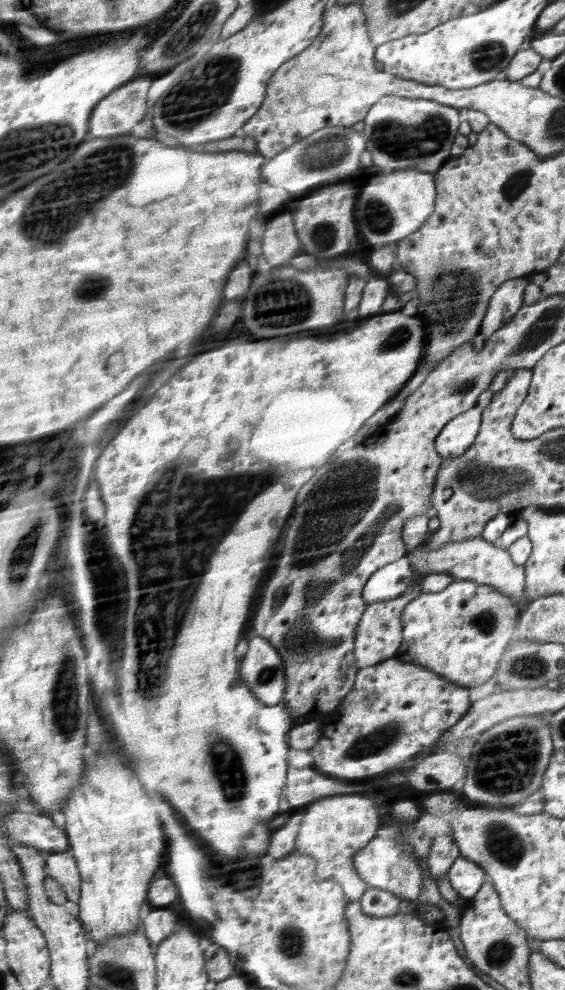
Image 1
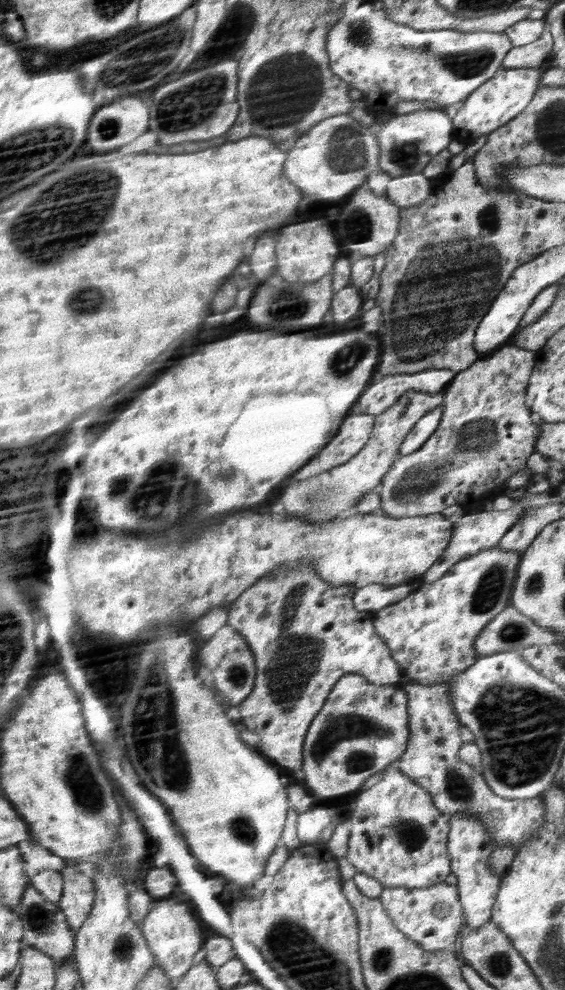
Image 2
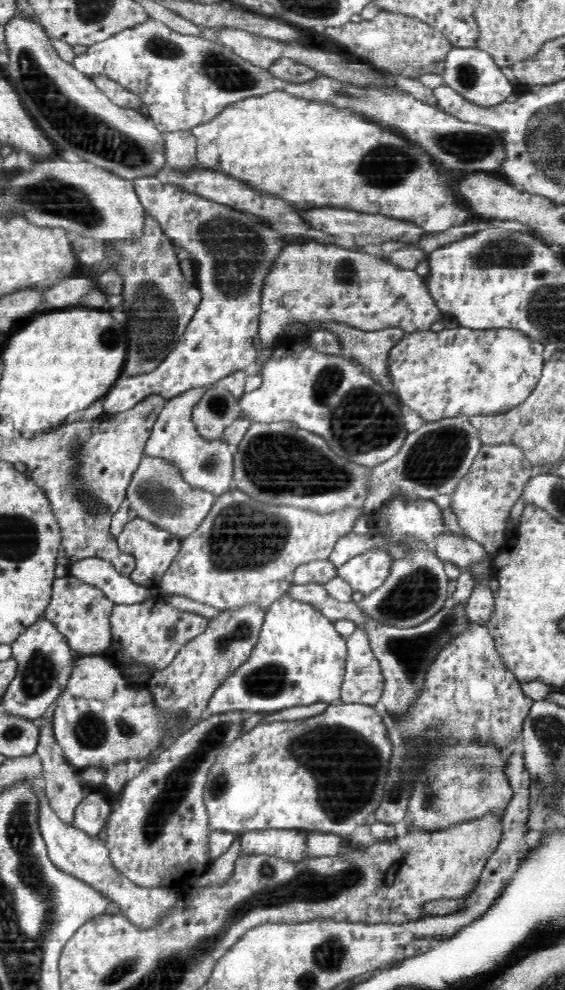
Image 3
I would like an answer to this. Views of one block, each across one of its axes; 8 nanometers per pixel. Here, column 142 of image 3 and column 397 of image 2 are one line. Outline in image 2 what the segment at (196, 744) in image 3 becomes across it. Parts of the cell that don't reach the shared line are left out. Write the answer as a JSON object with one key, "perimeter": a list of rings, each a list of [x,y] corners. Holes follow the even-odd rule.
{"perimeter":[[[389,766],[389,769],[384,769],[382,771],[382,780],[366,791],[362,790],[358,796],[356,796],[355,803],[351,805],[351,829],[349,830],[349,839],[346,851],[343,853],[343,857],[353,863],[358,873],[368,873],[370,876],[378,879],[386,887],[405,886],[406,888],[424,888],[427,886],[437,885],[438,883],[445,882],[445,878],[450,876],[451,860],[448,851],[450,830],[449,816],[444,814],[441,810],[438,810],[437,805],[433,802],[432,795],[425,789],[425,787],[421,787],[418,783],[415,783],[413,779],[410,779],[408,776],[402,774],[399,769]]]}

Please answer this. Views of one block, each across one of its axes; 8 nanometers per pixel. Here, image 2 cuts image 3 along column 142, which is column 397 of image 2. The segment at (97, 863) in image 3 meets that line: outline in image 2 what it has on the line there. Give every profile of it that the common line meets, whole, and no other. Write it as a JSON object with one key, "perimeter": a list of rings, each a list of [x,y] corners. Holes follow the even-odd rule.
{"perimeter":[[[445,881],[424,888],[385,887],[380,899],[401,931],[426,950],[454,950],[457,947],[457,937],[461,936],[466,924],[464,907],[456,886]]]}

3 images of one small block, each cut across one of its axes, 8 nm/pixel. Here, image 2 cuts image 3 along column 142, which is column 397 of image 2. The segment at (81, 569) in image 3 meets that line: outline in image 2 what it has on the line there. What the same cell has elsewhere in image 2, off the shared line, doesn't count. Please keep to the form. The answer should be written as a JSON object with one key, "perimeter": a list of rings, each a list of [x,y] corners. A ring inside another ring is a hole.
{"perimeter":[[[411,582],[398,586],[370,584],[356,589],[352,597],[352,603],[354,605],[354,609],[359,612],[377,612],[389,604],[406,598],[417,588],[418,584],[411,584]]]}

